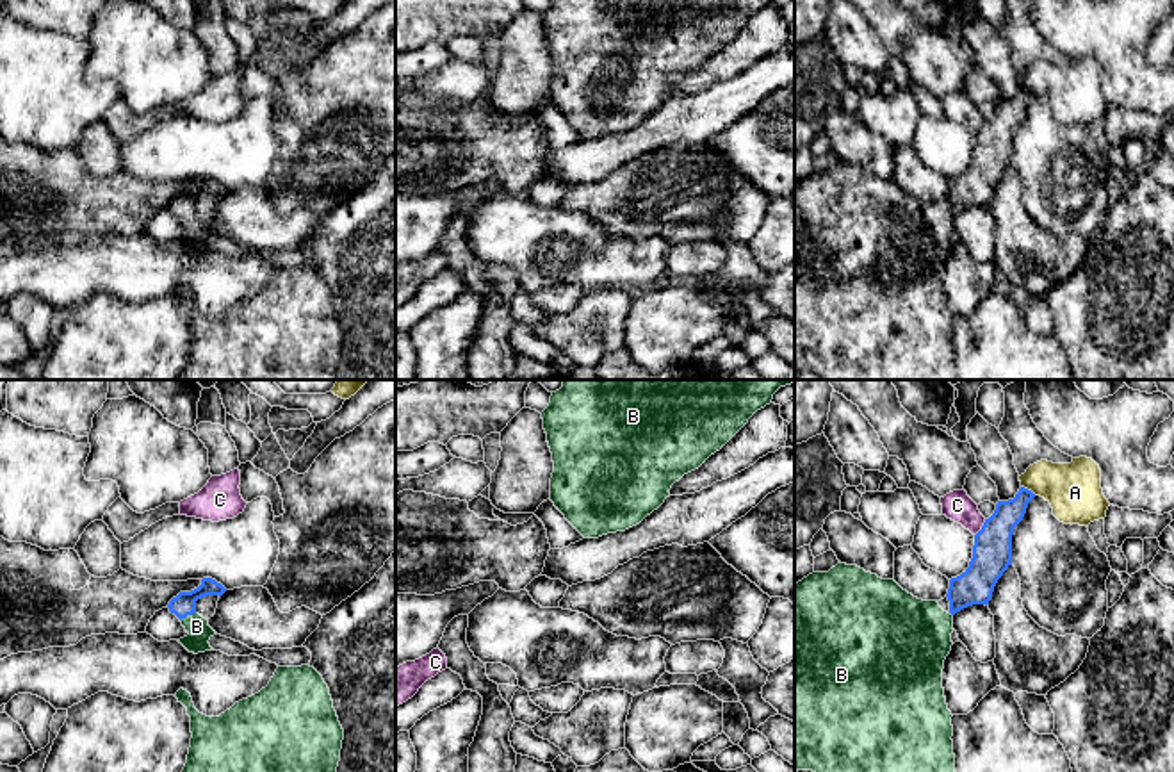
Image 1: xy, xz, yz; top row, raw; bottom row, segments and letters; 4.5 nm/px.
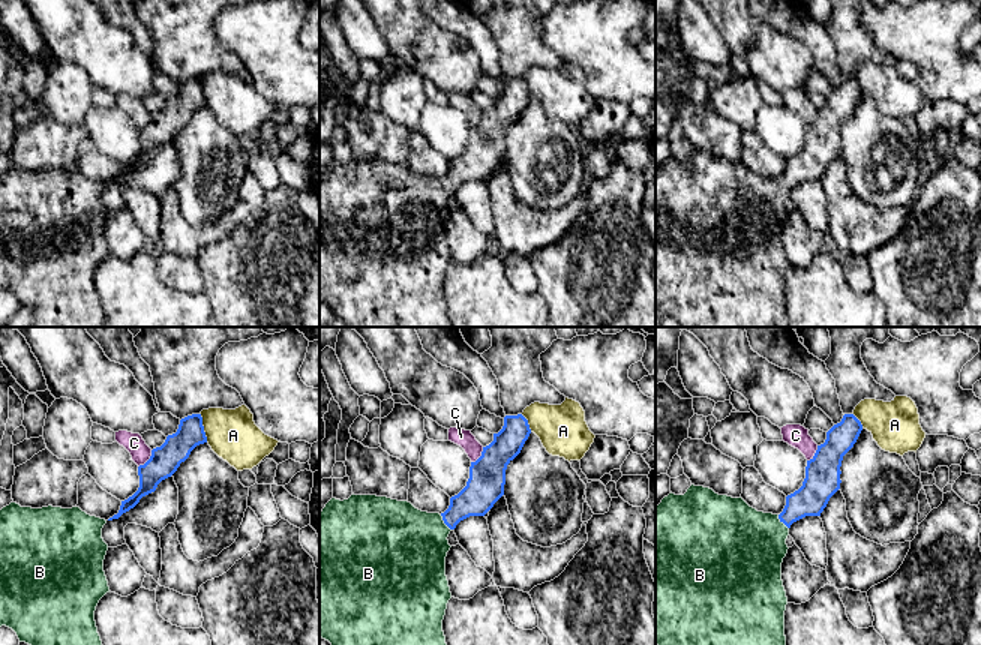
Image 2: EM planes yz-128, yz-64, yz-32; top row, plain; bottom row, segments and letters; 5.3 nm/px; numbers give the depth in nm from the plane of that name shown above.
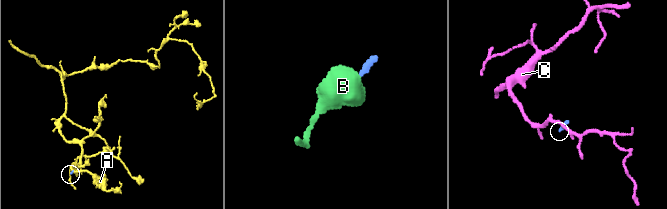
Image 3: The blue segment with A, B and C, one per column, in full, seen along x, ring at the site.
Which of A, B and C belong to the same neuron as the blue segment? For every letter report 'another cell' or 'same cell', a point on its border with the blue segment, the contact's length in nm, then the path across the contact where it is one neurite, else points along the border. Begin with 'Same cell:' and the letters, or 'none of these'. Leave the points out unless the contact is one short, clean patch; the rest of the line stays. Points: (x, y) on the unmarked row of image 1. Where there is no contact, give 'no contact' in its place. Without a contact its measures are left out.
Same cell: B
A: another cell | yz (1027, 90) | 80 nm | along yz (1021, 86), (1035, 95)
B: same cell | xy (187, 214) | 80 nm | across xy (184, 204), (187, 214), (196, 227)
C: another cell | yz (982, 129) | 90 nm | along yz (986, 120), (975, 136)

